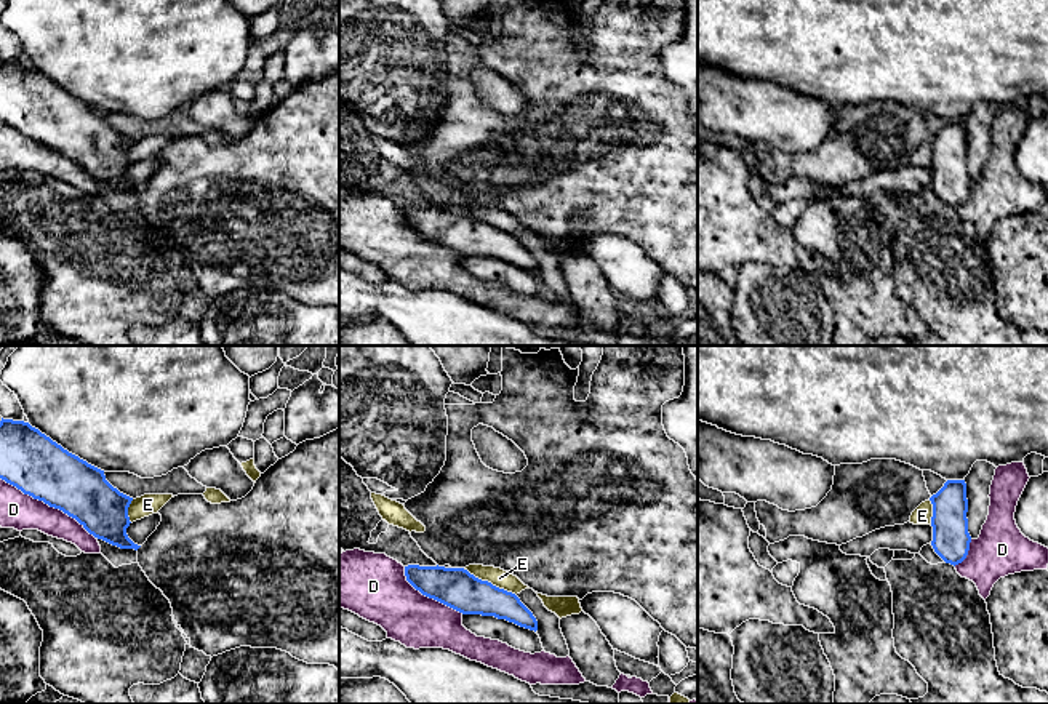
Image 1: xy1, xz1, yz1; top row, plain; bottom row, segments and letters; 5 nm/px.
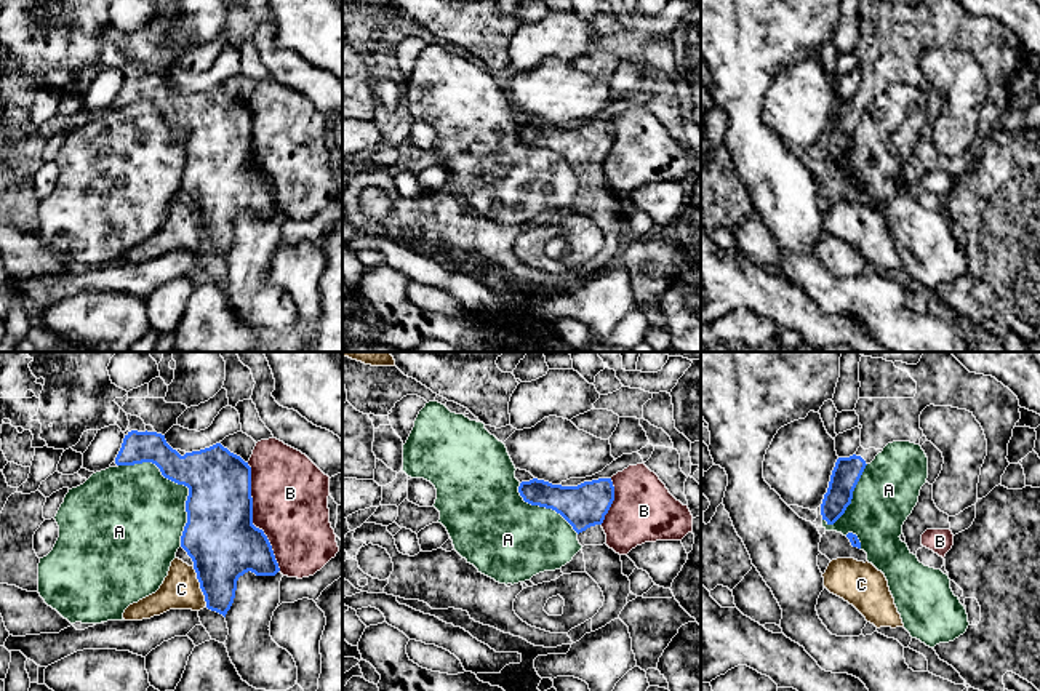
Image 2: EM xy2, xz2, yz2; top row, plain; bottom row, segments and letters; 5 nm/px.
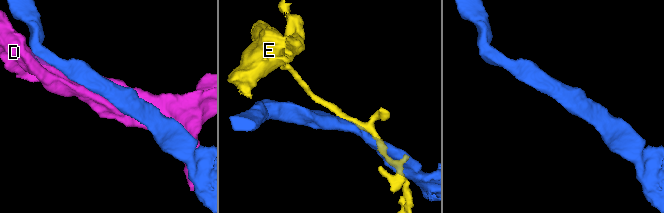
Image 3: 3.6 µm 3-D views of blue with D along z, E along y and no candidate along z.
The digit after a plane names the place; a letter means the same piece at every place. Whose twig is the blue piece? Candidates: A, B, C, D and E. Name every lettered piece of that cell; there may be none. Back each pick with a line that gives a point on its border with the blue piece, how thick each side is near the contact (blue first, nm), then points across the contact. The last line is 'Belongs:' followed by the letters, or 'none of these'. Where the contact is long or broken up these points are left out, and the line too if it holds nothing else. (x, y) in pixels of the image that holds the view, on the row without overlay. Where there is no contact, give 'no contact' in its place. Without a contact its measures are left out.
Belongs: none of these

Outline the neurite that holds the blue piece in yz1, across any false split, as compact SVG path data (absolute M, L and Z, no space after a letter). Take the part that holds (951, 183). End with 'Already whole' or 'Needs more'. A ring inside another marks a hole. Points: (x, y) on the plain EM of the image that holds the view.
M947 122L930 142L933 146L931 187L946 205L955 208L966 200L971 184L965 122Z. Already whole

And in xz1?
M408 206L405 218L422 237L462 256L494 258L538 272L536 259L515 235L482 222L464 210Z. Already whole

